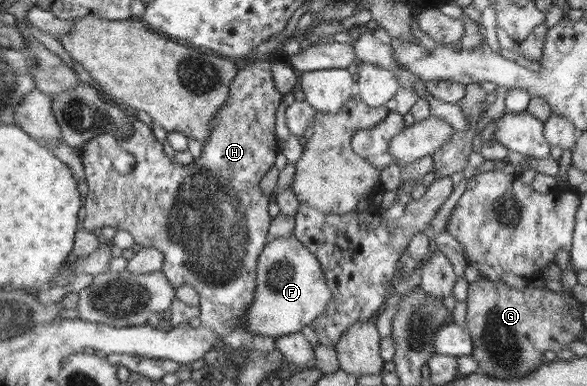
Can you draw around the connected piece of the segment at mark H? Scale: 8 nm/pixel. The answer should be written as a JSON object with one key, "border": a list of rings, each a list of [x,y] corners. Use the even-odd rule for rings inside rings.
{"border":[[[256,60],[252,64],[248,64],[243,69],[238,70],[238,75],[234,77],[234,83],[230,85],[230,97],[226,99],[226,105],[218,111],[218,117],[214,119],[214,127],[210,127],[210,137],[203,143],[201,155],[194,159],[190,167],[185,167],[178,163],[175,159],[170,159],[164,153],[162,144],[156,140],[154,135],[150,133],[150,124],[144,117],[134,117],[134,133],[128,138],[119,138],[108,133],[102,133],[96,135],[86,143],[81,149],[82,164],[84,166],[84,172],[86,174],[86,183],[88,186],[88,193],[83,199],[83,214],[81,215],[80,227],[85,231],[93,232],[97,227],[116,227],[116,230],[124,230],[132,234],[134,242],[140,244],[142,248],[155,248],[158,249],[164,257],[163,267],[161,273],[165,275],[168,282],[177,289],[177,287],[183,285],[191,285],[194,287],[198,295],[200,296],[199,306],[199,318],[196,321],[210,330],[218,332],[218,336],[222,336],[222,341],[232,347],[232,349],[242,349],[242,351],[262,351],[262,353],[270,353],[276,349],[274,337],[262,337],[262,335],[250,335],[246,323],[244,323],[243,316],[246,311],[250,311],[251,302],[254,300],[256,290],[256,277],[257,277],[257,262],[259,261],[259,255],[262,254],[264,247],[270,241],[269,227],[272,221],[272,217],[268,214],[269,197],[266,197],[261,191],[260,181],[272,167],[275,166],[275,161],[279,151],[279,145],[276,138],[276,109],[280,105],[282,99],[282,93],[276,88],[274,83],[274,75],[272,74],[272,64],[268,61]],[[120,151],[128,151],[132,153],[136,163],[134,168],[127,175],[119,174],[114,165],[112,159]]]}

